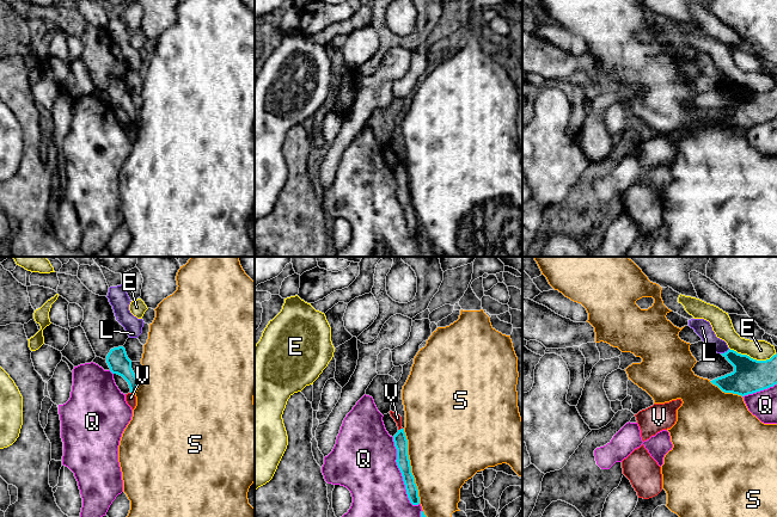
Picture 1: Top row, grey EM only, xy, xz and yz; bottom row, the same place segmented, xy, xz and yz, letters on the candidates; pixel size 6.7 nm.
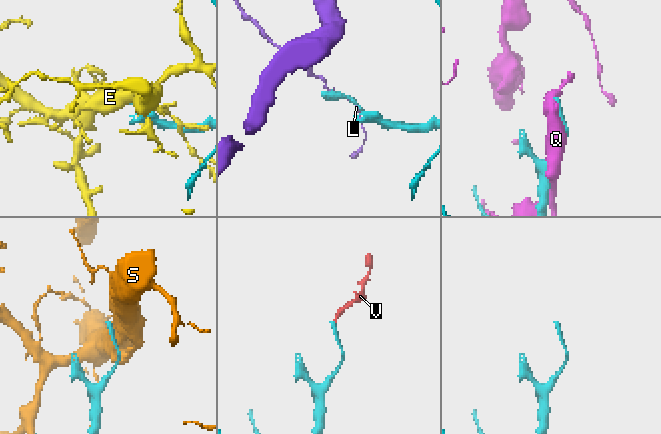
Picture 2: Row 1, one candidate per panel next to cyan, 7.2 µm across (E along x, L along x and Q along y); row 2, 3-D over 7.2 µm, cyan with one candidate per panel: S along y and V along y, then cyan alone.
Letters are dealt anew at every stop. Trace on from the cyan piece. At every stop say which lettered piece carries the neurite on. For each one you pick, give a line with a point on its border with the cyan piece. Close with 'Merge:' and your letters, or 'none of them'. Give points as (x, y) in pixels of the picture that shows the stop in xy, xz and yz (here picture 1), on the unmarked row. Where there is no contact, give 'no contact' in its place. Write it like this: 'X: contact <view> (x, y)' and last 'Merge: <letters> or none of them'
Merge: none of them

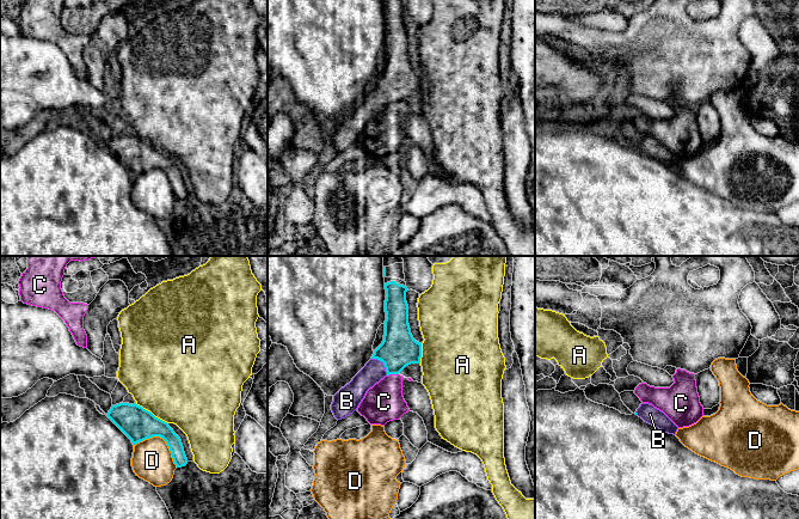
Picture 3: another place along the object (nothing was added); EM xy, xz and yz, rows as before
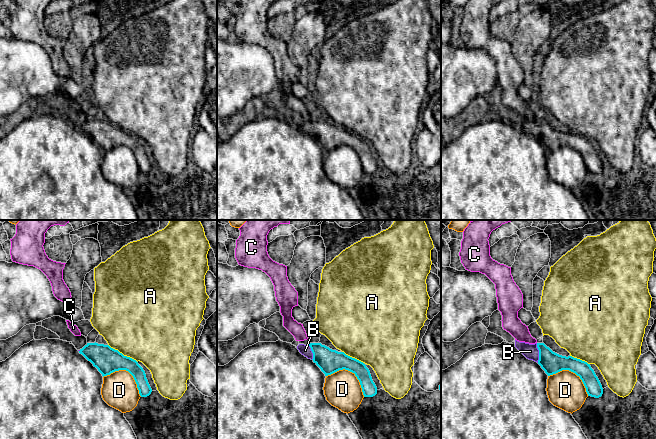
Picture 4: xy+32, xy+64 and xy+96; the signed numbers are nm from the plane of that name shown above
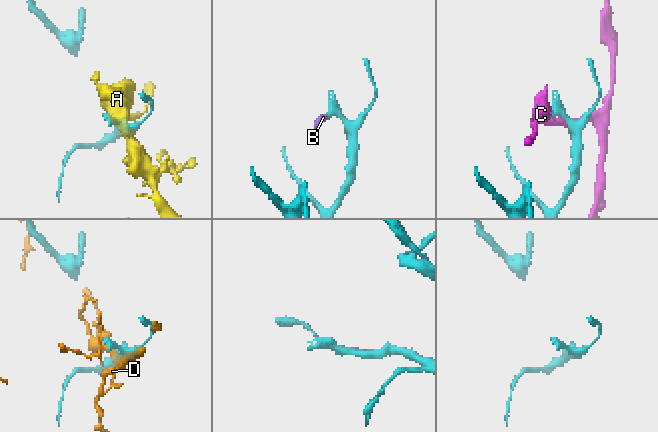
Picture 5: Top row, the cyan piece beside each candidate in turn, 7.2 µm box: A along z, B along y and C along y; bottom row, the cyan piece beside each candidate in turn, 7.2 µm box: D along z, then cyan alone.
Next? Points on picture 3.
B: contact xz (383, 96)
Merge: B

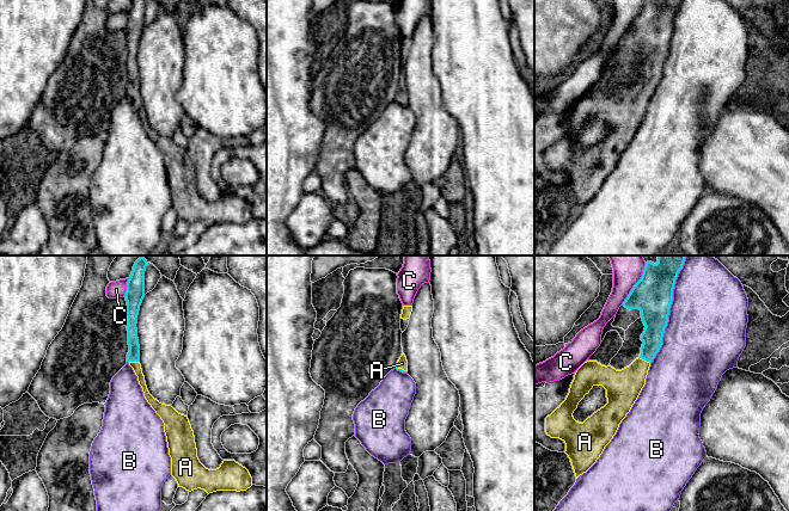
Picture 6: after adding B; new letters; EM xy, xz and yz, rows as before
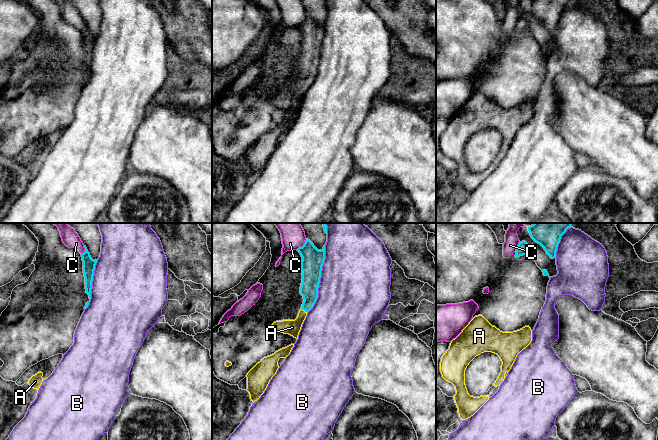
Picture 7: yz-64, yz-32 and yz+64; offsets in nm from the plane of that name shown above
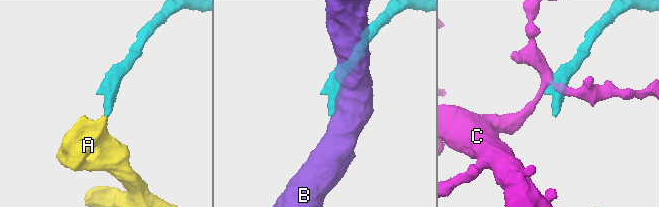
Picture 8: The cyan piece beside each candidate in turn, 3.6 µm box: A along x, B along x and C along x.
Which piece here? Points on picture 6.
A: contact xy (133, 93)
Merge: A

